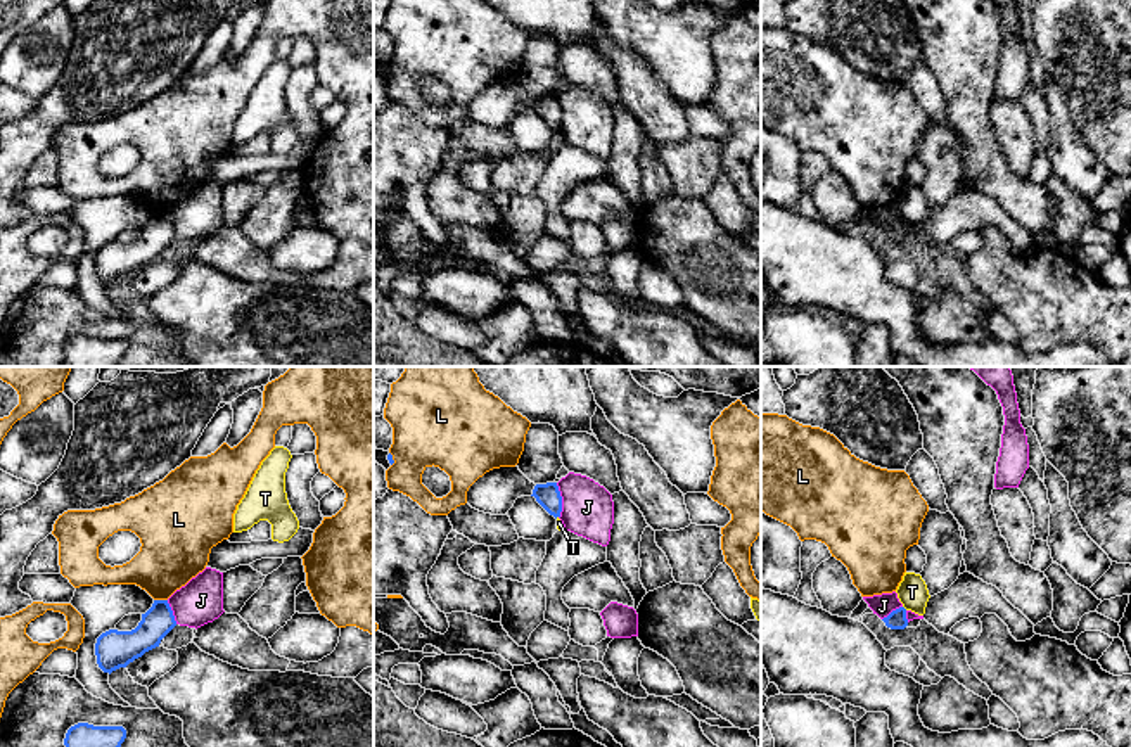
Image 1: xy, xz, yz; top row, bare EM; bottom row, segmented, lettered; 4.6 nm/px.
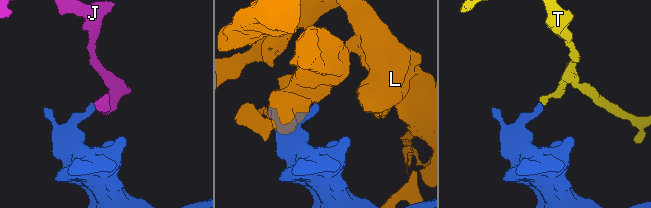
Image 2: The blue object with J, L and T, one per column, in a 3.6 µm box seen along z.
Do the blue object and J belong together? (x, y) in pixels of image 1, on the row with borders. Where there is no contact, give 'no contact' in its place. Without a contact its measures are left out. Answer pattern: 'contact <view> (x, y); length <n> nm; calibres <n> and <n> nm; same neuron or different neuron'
contact xz (561, 500); length 170 nm; calibres 110 and 240 nm; different neuron

